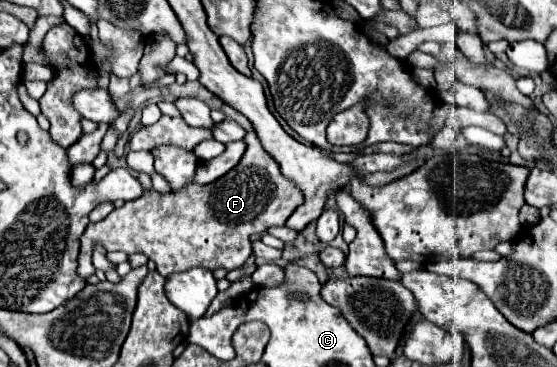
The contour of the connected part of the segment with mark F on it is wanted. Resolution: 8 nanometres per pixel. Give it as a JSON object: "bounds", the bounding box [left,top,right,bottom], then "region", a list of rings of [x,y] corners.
{"bounds":[79,132,303,278],"region":[[[255,132],[245,138],[245,156],[237,168],[229,170],[223,178],[211,184],[187,184],[185,188],[169,194],[159,194],[151,186],[149,174],[139,174],[145,192],[121,208],[113,210],[105,220],[89,224],[81,236],[79,274],[89,278],[93,274],[93,246],[99,244],[107,252],[125,250],[127,254],[141,252],[157,264],[161,276],[183,272],[189,268],[241,268],[251,256],[249,236],[261,234],[271,226],[283,226],[291,212],[303,202],[301,190],[295,188],[279,170],[269,154],[261,148]]]}

